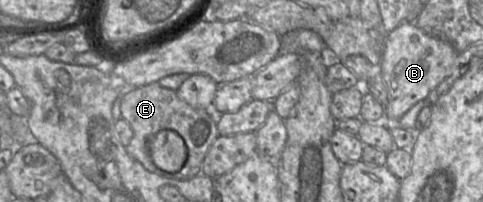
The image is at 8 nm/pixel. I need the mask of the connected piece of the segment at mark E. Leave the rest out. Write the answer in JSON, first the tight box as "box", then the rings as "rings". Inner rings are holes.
{"box":[120,82,223,180],"rings":[[[158,82],[134,88],[123,94],[120,110],[122,118],[130,124],[133,130],[133,137],[126,146],[126,150],[147,171],[176,180],[188,180],[201,174],[206,153],[220,135],[217,123],[215,123],[216,117],[219,117],[223,113],[220,113],[216,109],[193,108],[181,100],[177,96],[176,91],[162,87]],[[165,129],[178,133],[183,138],[187,148],[187,160],[183,167],[175,173],[168,173],[156,167],[150,156],[149,143],[151,139],[159,131]]]}

